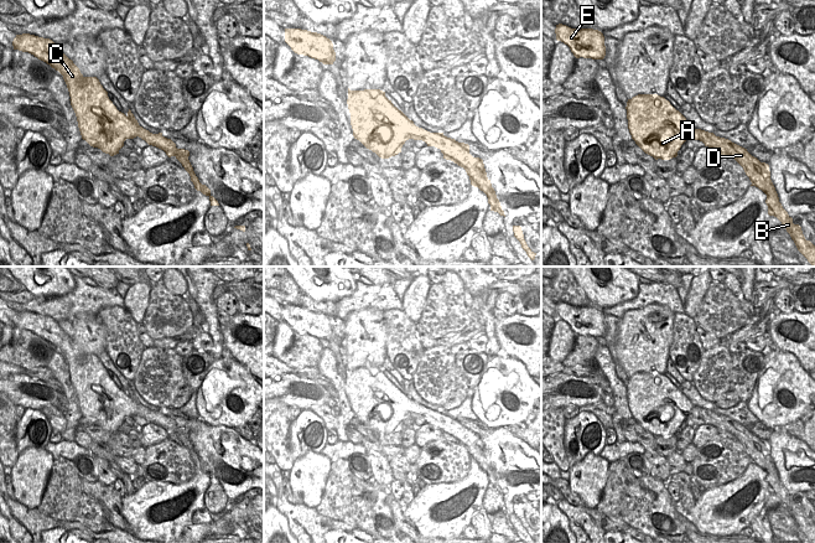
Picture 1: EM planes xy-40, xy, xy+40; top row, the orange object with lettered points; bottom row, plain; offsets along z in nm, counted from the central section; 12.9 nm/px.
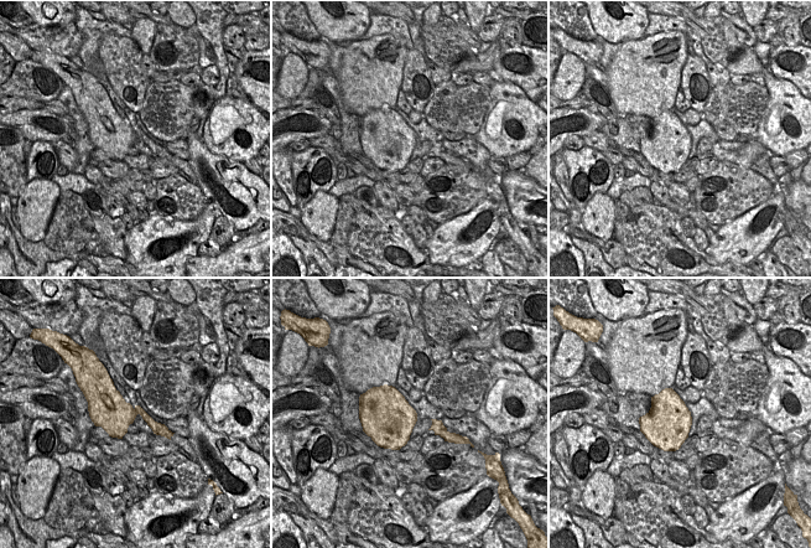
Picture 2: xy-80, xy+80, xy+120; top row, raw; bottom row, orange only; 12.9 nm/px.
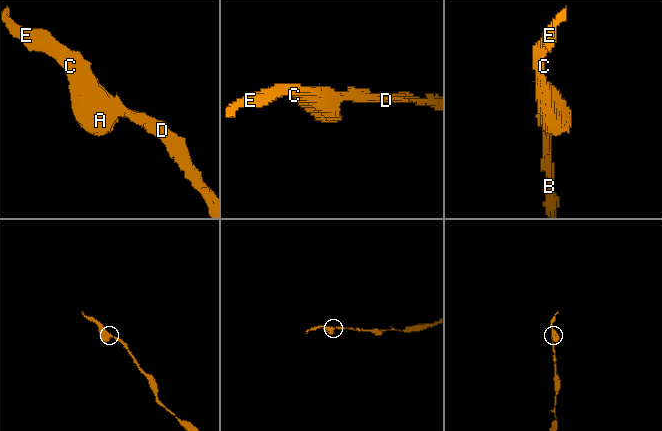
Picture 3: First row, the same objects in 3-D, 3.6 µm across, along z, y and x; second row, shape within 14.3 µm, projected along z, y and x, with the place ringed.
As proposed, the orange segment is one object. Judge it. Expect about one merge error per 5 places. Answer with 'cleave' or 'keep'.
keep

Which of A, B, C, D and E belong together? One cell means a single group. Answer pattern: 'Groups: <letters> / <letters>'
Groups: A B C D E.

